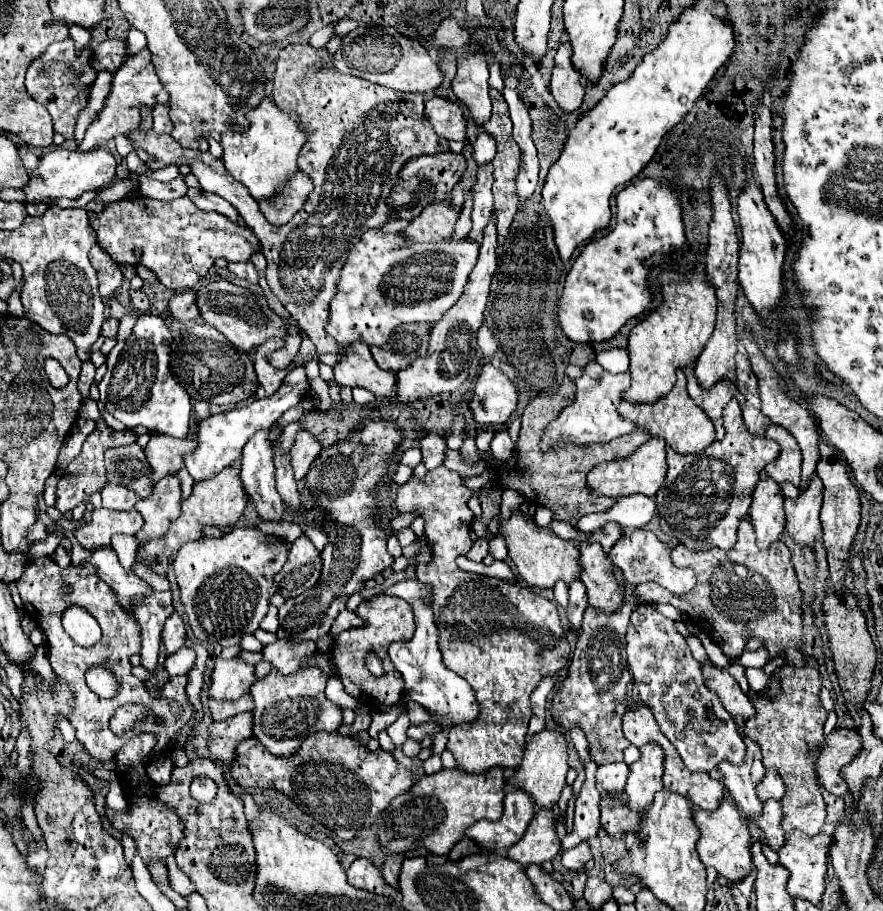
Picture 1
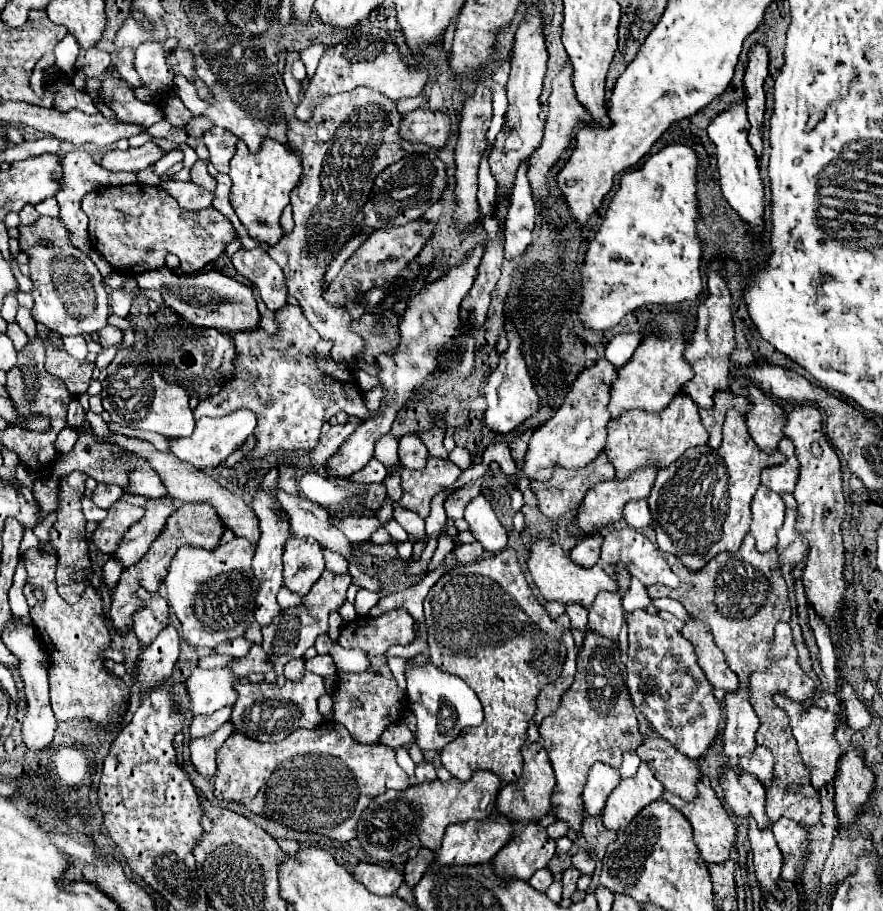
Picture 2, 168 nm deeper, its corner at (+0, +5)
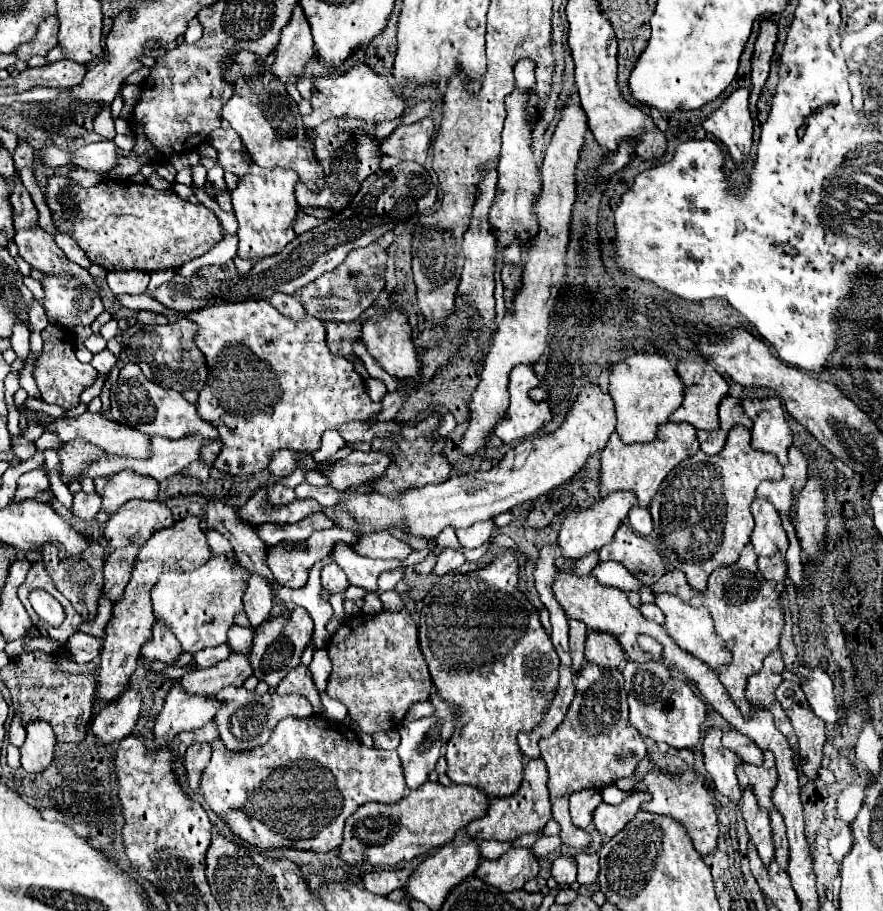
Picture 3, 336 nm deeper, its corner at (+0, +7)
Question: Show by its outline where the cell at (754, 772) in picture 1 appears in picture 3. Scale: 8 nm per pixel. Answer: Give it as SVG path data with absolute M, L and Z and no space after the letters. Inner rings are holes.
M746 544L736 564L718 568L710 574L706 592L694 592L694 588L686 584L686 578L676 568L670 568L670 572L664 574L652 586L654 594L670 592L674 596L680 596L690 606L706 606L712 612L716 634L732 650L730 666L722 668L718 676L724 688L728 690L730 698L734 700L734 704L740 708L744 716L750 716L752 712L750 702L744 696L746 678L762 668L764 656L778 646L778 640L784 628L784 610L780 608L780 592L776 590L776 584L762 580L762 572L758 572L756 560L758 560L758 554L750 548L750 544Z

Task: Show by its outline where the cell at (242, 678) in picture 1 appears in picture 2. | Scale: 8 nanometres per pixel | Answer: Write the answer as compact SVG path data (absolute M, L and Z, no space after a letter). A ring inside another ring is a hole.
M194 668L186 678L192 716L210 716L224 706L232 706L238 698L238 694L234 694L234 682L234 674L226 668Z

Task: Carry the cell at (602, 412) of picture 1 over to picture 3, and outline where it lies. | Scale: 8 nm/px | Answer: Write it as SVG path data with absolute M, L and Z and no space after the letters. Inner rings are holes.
M598 384L584 386L572 408L568 410L564 422L544 438L522 440L516 448L512 448L498 466L488 472L472 472L448 478L442 484L430 484L424 488L412 488L400 494L398 498L388 498L378 492L372 494L356 494L354 490L346 490L350 496L346 502L338 502L334 508L328 508L324 514L332 518L340 528L354 530L356 534L384 530L388 526L406 526L410 534L422 538L438 536L446 526L466 528L476 522L496 518L502 512L520 506L526 500L534 500L568 480L572 480L588 462L588 458L600 452L610 434L614 432L616 416L614 416L614 400L604 392Z

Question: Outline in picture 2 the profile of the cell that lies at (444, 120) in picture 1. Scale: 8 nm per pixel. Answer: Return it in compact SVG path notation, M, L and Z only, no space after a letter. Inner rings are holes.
M414 110L402 118L400 136L408 142L422 142L432 148L442 148L450 134L450 118L442 112Z

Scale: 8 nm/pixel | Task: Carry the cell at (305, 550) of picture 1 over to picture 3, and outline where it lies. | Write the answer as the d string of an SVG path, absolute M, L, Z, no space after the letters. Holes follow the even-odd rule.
M332 528L314 532L302 544L278 544L268 554L268 566L280 586L302 588L314 564L322 562L336 542L353 544L359 538L349 530Z

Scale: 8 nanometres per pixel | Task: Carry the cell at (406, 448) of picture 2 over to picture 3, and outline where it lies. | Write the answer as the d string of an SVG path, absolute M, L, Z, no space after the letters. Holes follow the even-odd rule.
M372 450L368 454L364 452L350 452L348 458L338 460L332 470L326 474L330 484L336 490L348 490L358 488L360 484L366 484L370 480L376 480L386 472L390 466L390 460L394 460L388 452Z

